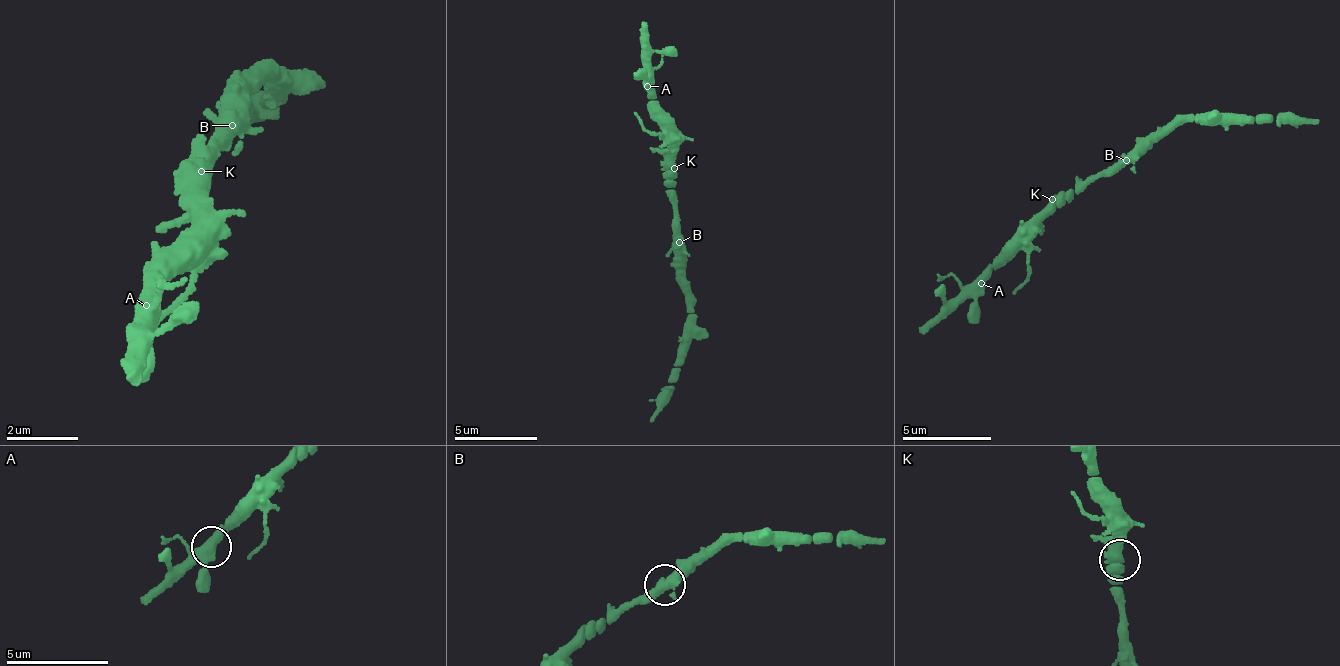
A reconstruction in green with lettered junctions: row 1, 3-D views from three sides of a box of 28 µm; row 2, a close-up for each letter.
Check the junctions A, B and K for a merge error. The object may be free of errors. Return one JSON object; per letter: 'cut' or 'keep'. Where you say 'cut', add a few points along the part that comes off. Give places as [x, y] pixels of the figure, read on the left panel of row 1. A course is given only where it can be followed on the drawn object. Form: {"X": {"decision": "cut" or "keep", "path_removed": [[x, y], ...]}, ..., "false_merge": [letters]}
{"A": {"decision": "keep"}, "B": {"decision": "keep"}, "K": {"decision": "keep"}, "false_merge": []}

